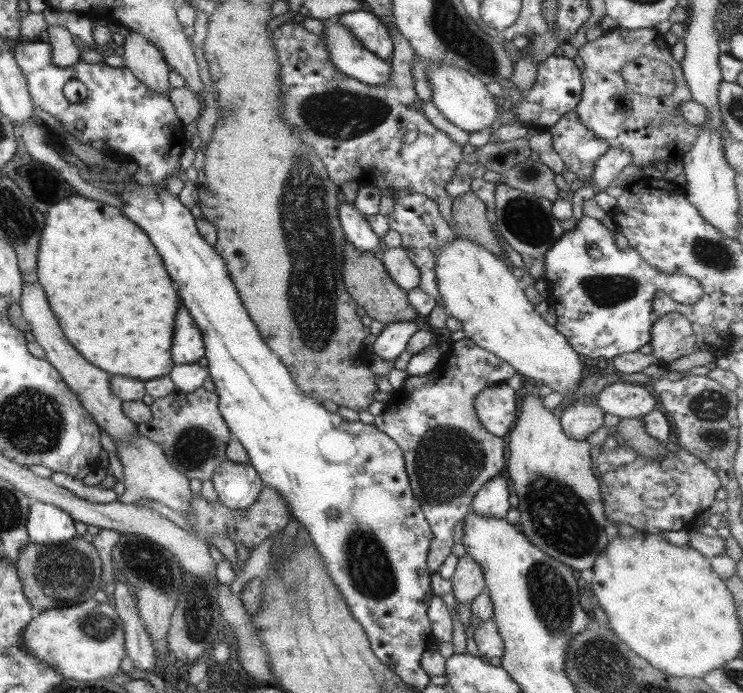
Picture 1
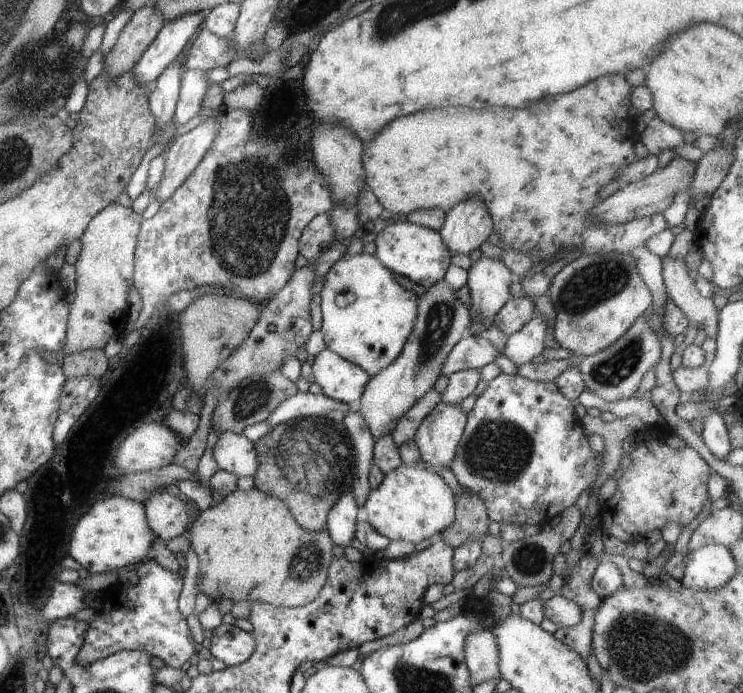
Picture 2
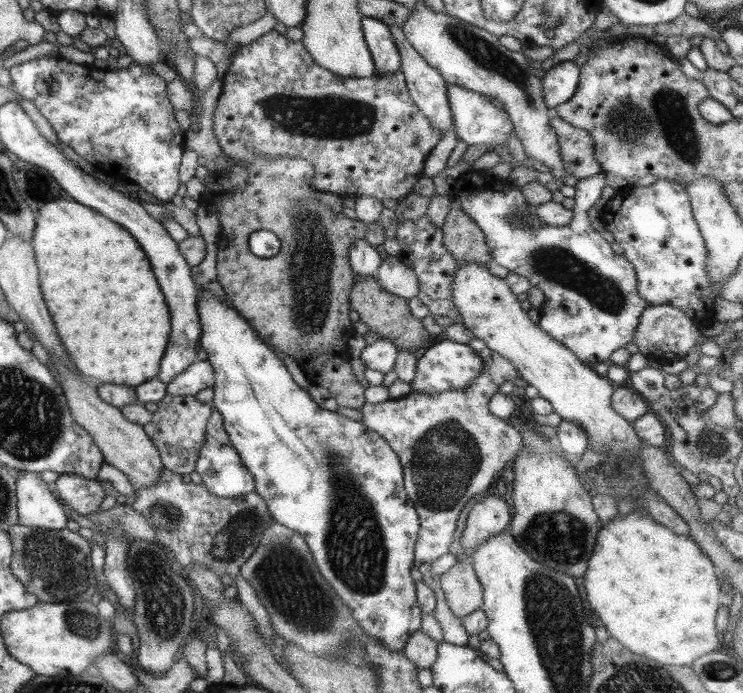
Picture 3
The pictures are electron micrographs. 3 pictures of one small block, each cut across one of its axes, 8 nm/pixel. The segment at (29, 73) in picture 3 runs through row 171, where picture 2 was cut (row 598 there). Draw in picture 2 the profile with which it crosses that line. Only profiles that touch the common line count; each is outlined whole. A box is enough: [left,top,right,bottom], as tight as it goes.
[72,558,197,668]

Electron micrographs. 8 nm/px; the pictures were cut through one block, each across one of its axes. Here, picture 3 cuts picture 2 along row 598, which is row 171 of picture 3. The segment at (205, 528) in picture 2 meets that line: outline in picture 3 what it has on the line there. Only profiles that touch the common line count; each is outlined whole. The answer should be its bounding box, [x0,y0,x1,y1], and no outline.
[203,156,366,410]

